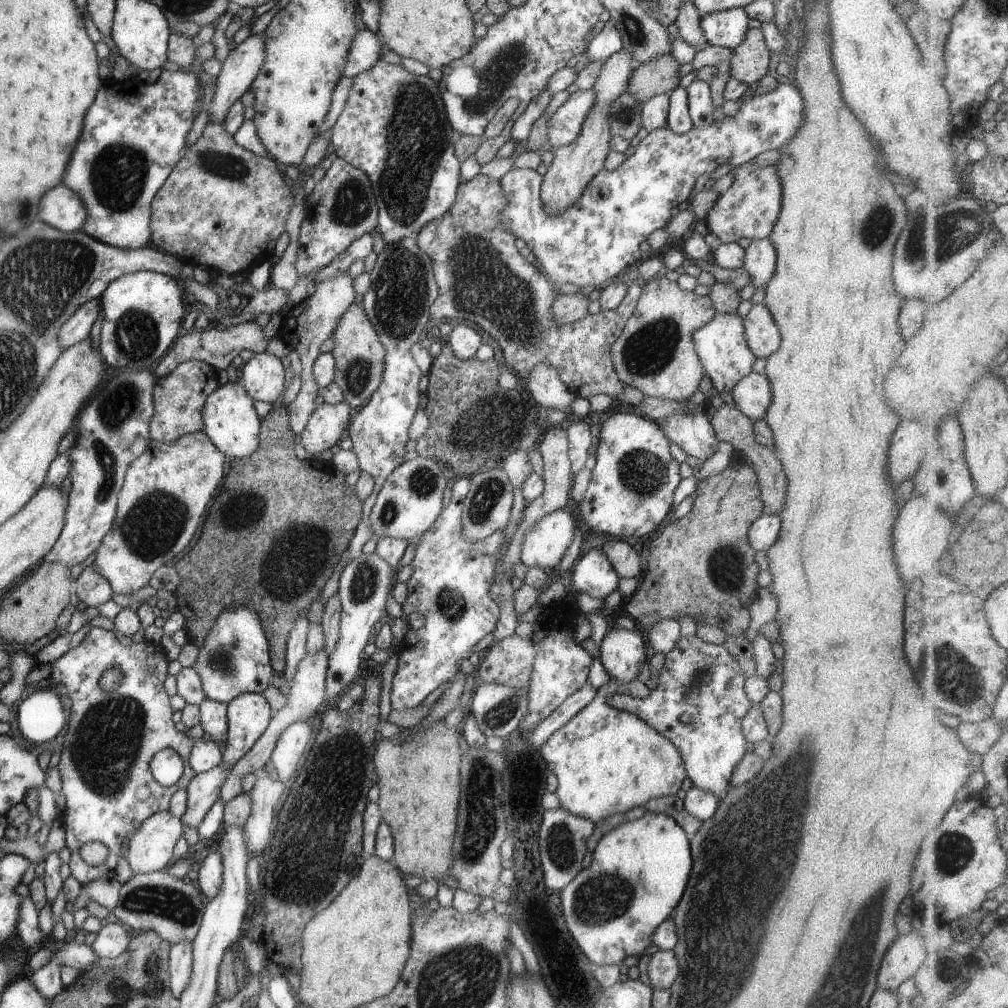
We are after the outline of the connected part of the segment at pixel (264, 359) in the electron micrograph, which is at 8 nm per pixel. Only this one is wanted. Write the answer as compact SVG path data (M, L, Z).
M266 351L254 353L238 369L239 379L245 393L253 400L272 404L286 386L286 376L281 360Z

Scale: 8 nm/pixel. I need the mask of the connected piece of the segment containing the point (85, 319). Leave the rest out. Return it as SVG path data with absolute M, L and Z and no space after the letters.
M100 297L87 300L71 314L69 322L63 322L59 330L61 348L69 348L75 342L88 338L93 322L97 320L100 310Z

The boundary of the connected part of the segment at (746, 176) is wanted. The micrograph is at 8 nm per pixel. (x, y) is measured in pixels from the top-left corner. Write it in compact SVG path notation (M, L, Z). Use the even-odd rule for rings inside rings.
M747 161L732 168L732 184L717 197L705 216L707 232L723 244L736 243L739 238L756 241L768 238L773 230L781 206L781 180L775 165L757 166Z

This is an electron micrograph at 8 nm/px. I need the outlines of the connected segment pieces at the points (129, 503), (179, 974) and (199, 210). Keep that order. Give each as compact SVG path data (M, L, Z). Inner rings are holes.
M204 430L179 436L175 442L150 440L147 448L129 464L116 500L116 511L109 532L96 548L91 566L110 584L113 594L128 594L147 586L151 574L179 556L195 534L201 512L223 478L227 458L211 442Z
M177 942L170 945L168 952L169 988L172 1000L181 995L191 978L192 946L191 942Z
M206 122L201 136L199 136L191 146L183 148L183 154L181 160L173 166L173 170L169 173L169 176L165 178L165 182L161 184L159 190L155 192L151 204L150 204L150 223L149 230L151 230L150 245L157 250L163 250L165 254L171 254L176 258L179 258L185 264L196 266L206 266L209 270L215 270L215 272L225 272L225 274L241 274L243 270L249 270L249 273L255 266L261 264L264 260L268 260L273 254L277 237L284 231L283 226L293 206L293 196L289 191L289 187L283 182L281 178L280 165L271 159L269 156L257 156L244 148L241 148L234 140L232 134L227 134L223 124L221 122Z

